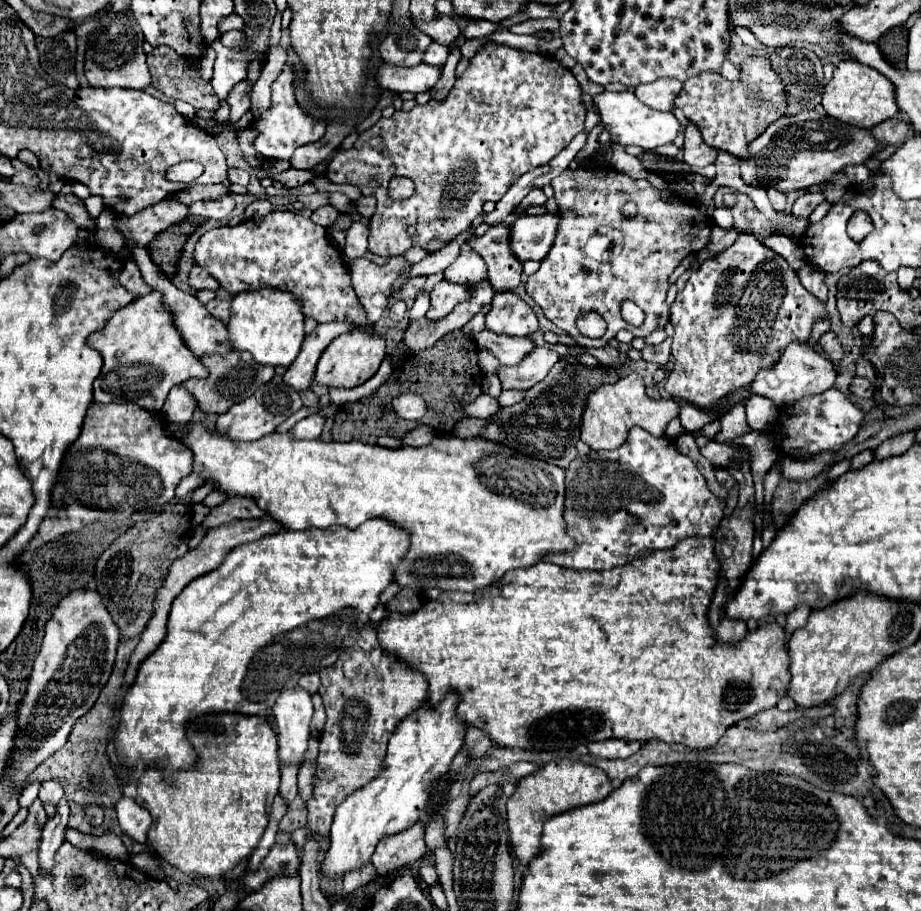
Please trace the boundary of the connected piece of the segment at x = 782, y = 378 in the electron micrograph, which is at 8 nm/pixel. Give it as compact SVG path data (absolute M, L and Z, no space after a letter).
M791 343L781 353L781 359L773 367L761 371L761 375L757 375L753 379L751 395L769 397L779 407L783 407L783 405L795 403L797 399L801 399L805 395L815 395L815 393L823 393L823 391L831 389L835 383L835 377L837 377L837 371L827 355L813 349L809 343Z

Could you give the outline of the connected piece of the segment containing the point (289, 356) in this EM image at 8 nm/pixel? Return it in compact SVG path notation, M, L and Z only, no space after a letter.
M257 289L237 293L231 301L231 321L227 325L233 349L249 351L257 363L267 365L291 365L299 355L301 343L305 339L305 315L301 303L293 293L281 289Z

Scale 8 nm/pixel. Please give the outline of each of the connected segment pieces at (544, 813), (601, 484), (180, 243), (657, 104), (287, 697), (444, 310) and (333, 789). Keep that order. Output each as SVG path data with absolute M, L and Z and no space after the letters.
M573 759L549 761L547 765L539 767L535 773L521 777L517 781L515 793L507 801L507 827L517 859L523 865L527 865L535 857L535 853L539 853L539 837L545 819L549 819L555 813L563 813L581 805L601 801L611 791L613 785L609 783L609 777L601 769Z
M633 427L619 449L577 455L567 467L565 489L563 519L567 523L567 535L575 539L575 549L567 553L541 555L541 561L575 571L605 571L621 567L637 557L651 555L657 549L671 549L681 539L707 537L719 527L725 509L723 501L707 489L705 477L699 473L695 463L687 455L681 455L669 437L655 437L641 427Z
M187 219L185 223L179 223L177 227L169 227L169 231L163 231L163 233L149 245L149 249L151 249L151 259L163 269L163 273L165 273L169 279L177 273L177 261L179 261L179 257L181 257L181 253L183 253L185 241L189 239L189 235L195 231L195 227L197 227L197 223L199 223L199 221L195 221L195 225L193 225L191 221L193 221L193 219Z
M657 79L647 85L639 85L635 89L635 95L649 107L657 111L669 111L673 107L673 99L679 95L683 83L679 79Z
M285 689L275 699L273 717L277 723L279 759L291 765L299 765L307 751L309 723L313 715L311 695L301 689Z
M441 281L431 293L431 307L427 311L427 319L437 321L437 319L449 315L451 309L467 297L469 297L469 287L449 283L449 281Z
M371 623L359 631L357 643L341 653L337 663L319 671L319 677L319 695L323 697L327 721L319 737L319 769L313 781L313 795L307 801L307 825L321 835L329 835L337 803L381 773L389 737L401 719L425 703L429 683L421 671L387 655Z

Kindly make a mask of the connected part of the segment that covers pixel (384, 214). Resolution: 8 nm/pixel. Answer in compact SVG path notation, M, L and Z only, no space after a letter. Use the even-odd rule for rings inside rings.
M487 41L479 47L469 67L455 79L455 85L443 101L417 105L413 111L395 111L391 119L379 119L371 129L359 135L355 145L339 151L327 167L331 181L351 181L363 195L377 199L377 209L369 227L369 251L383 257L403 255L411 247L423 247L435 253L467 231L477 215L483 213L485 201L499 201L515 177L529 169L547 165L559 155L571 139L583 131L585 111L581 107L581 87L573 73L551 55L513 49L503 43ZM393 177L409 177L415 193L405 201L395 201L387 195L387 185ZM407 227L415 227L415 235L407 235Z

